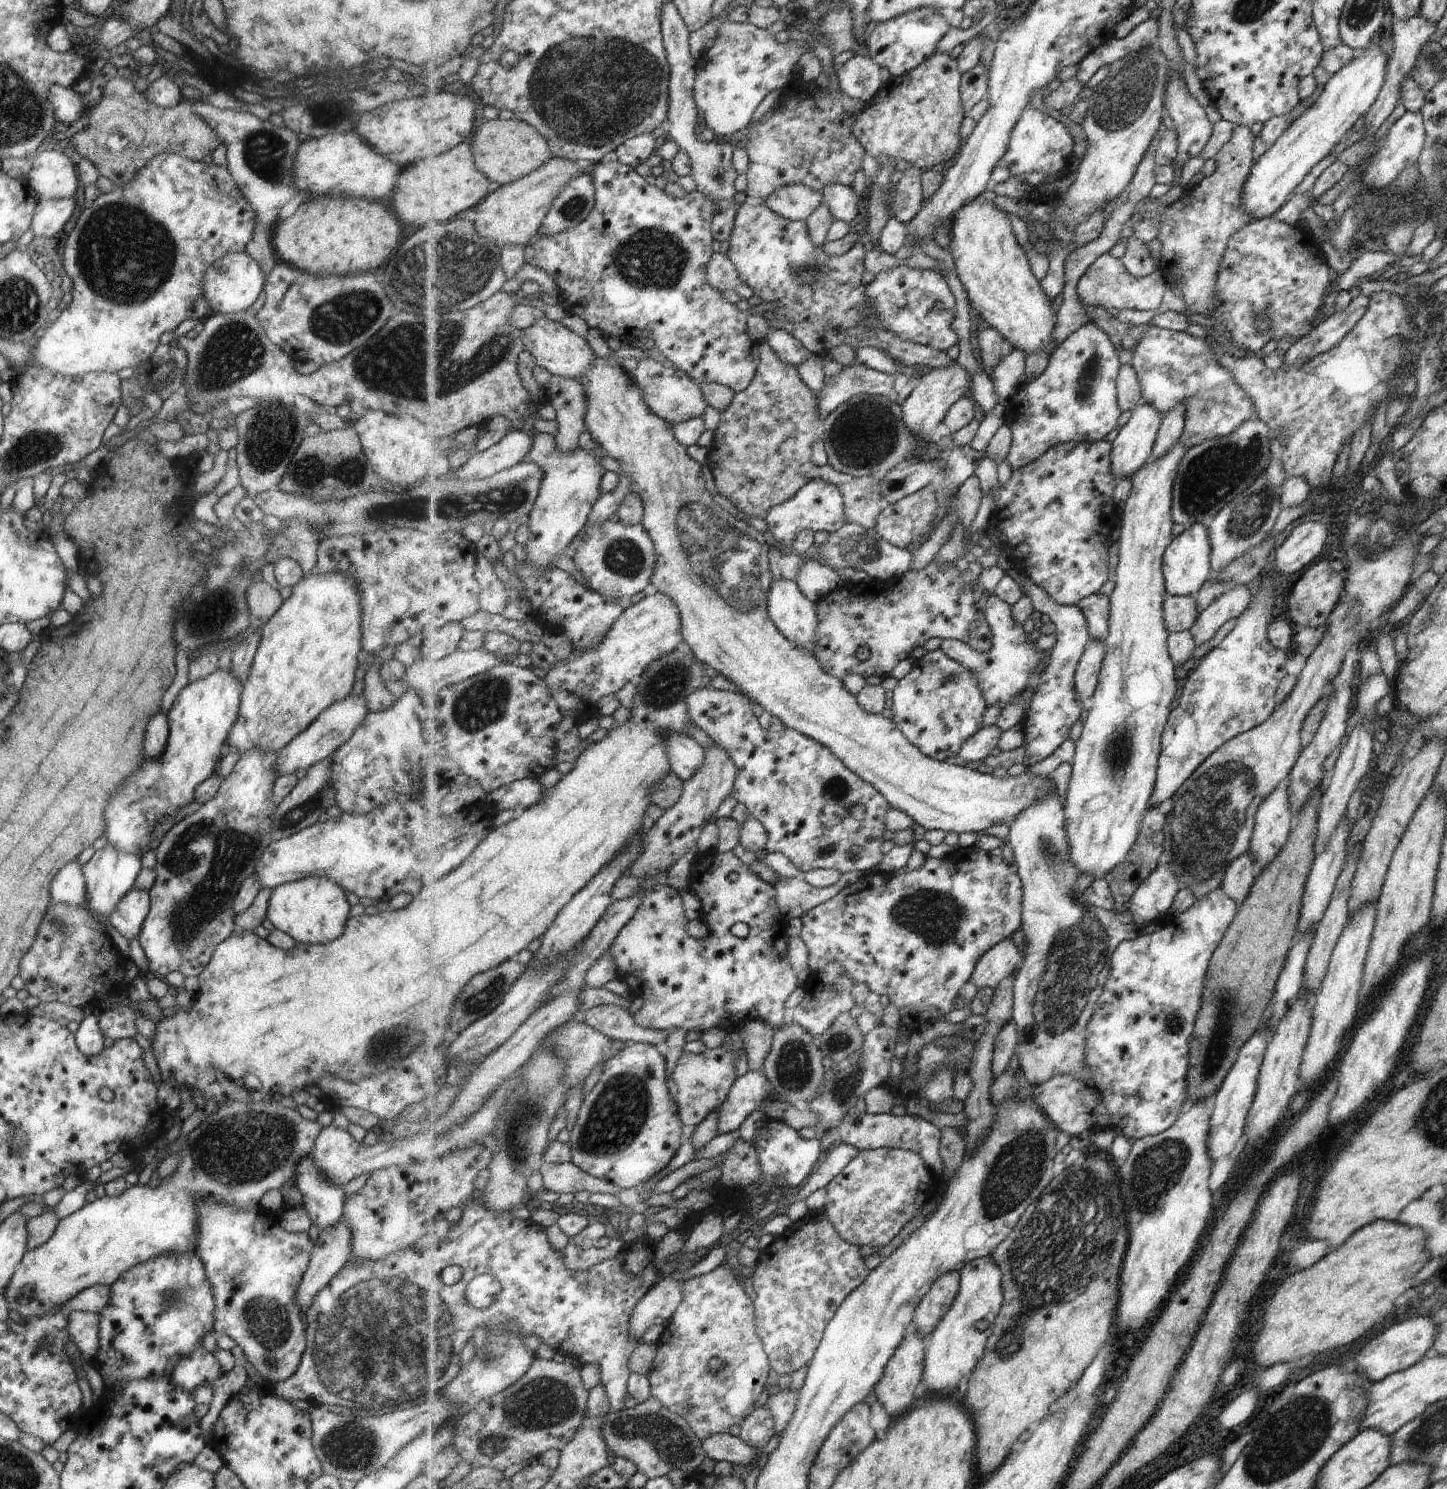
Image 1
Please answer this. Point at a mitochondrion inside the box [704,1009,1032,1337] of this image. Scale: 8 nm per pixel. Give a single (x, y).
(793, 1065)

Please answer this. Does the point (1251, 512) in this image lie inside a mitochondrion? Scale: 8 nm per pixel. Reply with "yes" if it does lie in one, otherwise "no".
yes

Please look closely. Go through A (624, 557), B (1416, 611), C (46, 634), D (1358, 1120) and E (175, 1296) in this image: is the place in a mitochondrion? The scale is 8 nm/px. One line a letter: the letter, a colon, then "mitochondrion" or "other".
A: mitochondrion
B: other
C: other
D: other
E: mitochondrion

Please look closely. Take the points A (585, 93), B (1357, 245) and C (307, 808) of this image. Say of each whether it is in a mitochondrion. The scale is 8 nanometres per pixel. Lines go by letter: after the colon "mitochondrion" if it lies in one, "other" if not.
A: mitochondrion
B: other
C: mitochondrion

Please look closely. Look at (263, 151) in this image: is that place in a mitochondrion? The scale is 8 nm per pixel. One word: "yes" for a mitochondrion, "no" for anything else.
yes

